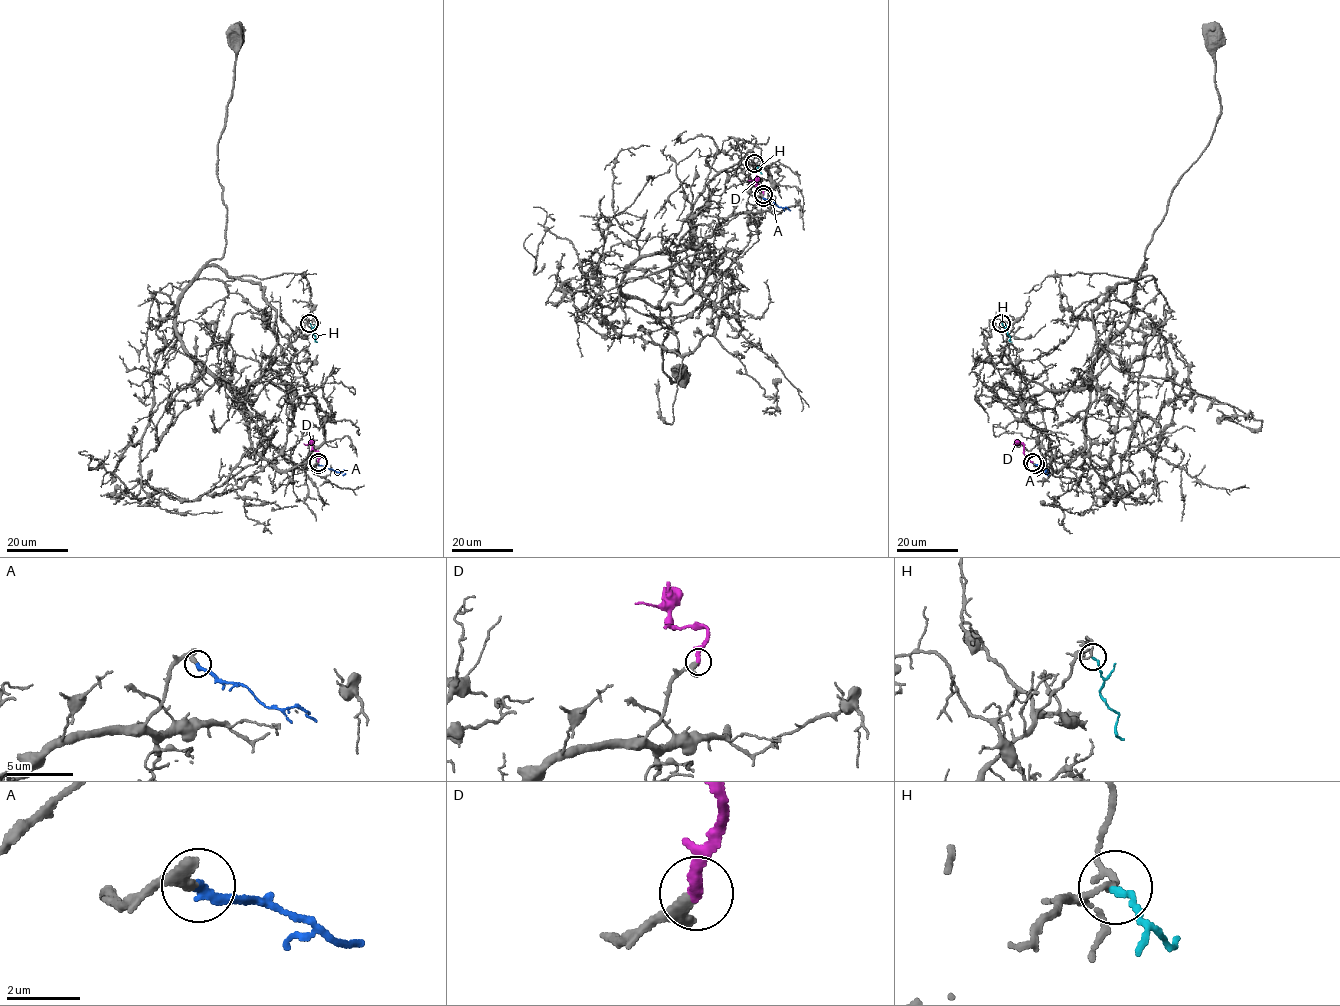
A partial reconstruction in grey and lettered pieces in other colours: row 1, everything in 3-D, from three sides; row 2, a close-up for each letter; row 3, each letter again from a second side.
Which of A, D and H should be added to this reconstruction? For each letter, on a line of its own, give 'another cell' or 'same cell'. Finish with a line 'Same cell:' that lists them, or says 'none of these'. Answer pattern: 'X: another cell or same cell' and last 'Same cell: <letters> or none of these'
A: same cell
D: same cell
H: another cell
Same cell: A, D

